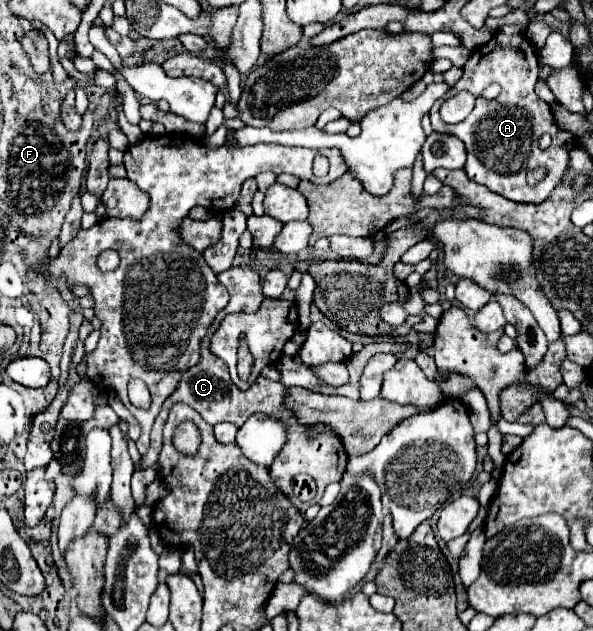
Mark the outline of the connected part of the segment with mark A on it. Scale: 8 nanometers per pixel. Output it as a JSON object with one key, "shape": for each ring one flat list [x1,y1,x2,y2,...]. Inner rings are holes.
{"shape":[[497,30,487,44,473,50,473,54,463,66,461,80,453,86,453,90,465,88,477,96,473,112,459,124,445,124,439,118,439,106,443,98,437,100,431,108,433,130,453,134,465,142,467,176,473,182,483,184,489,190,513,202,539,204,541,200,547,200,549,194,555,190,555,186,561,184,569,168,569,152,575,148,575,136,559,128,549,104,535,94,537,78,539,78,539,50,527,40,525,34,507,36,505,32],[489,84,501,86,501,94,495,100,481,98,481,92],[543,134,549,134,553,138,553,144,547,150,539,148,539,138],[539,166,547,168,547,176,537,186,527,186,525,174]]}

